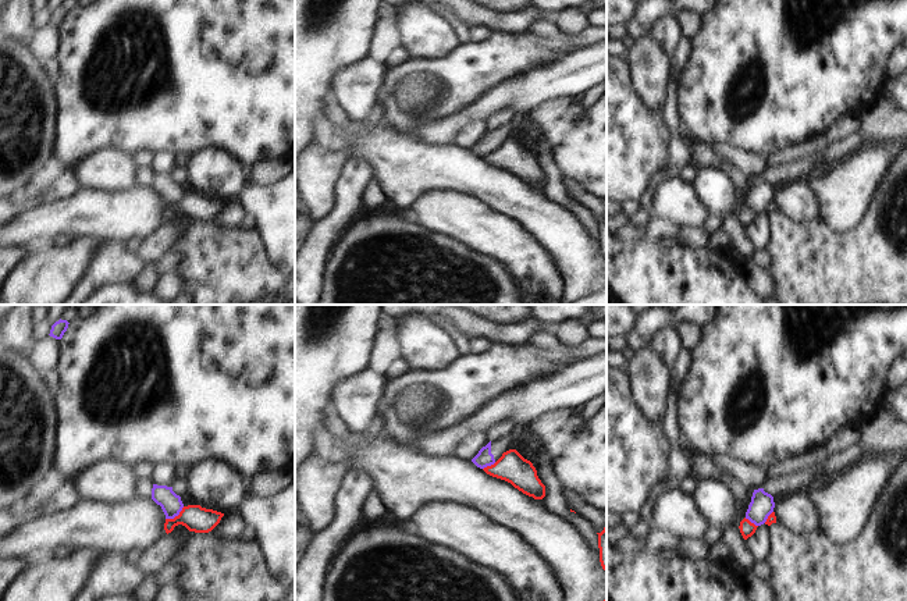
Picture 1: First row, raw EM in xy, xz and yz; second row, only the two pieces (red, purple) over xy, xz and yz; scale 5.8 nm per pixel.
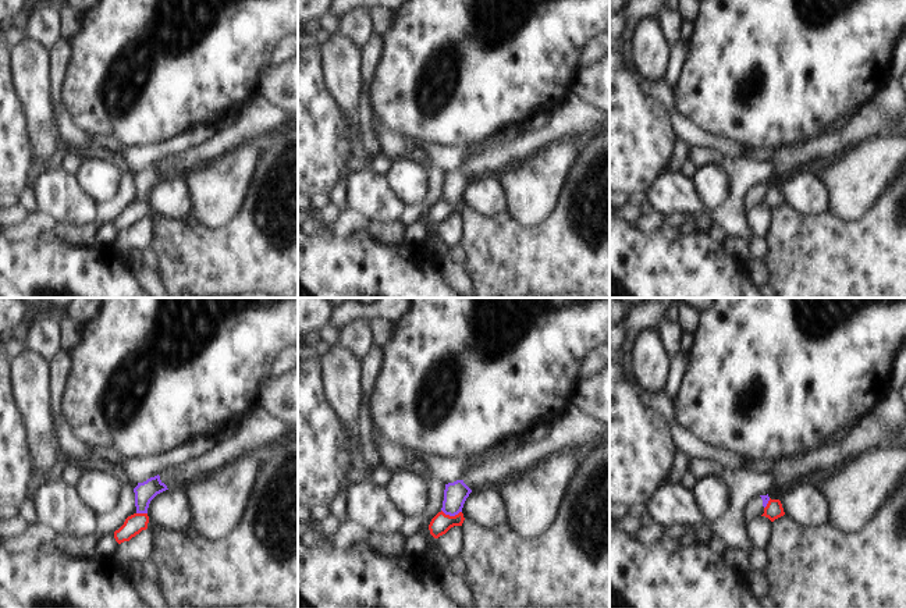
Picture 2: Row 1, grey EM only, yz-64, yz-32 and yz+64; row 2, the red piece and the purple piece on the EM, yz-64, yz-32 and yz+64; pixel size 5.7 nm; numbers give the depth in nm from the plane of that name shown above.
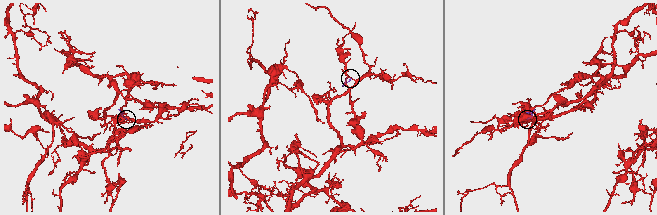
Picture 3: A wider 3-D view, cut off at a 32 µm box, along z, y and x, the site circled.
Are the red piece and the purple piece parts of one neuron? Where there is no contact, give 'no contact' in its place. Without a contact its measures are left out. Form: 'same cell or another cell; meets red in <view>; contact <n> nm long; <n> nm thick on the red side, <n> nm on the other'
another cell; meets red in xy; contact 130 nm long; 150 nm thick on the red side, 120 nm on the other

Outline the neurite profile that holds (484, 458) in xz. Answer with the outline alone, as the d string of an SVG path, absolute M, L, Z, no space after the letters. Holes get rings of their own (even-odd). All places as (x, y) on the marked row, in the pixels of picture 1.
M513 434L498 441L490 441L485 447L483 447L479 451L479 454L472 459L472 462L477 467L484 469L487 466L494 465L502 456L504 452L515 448L516 440Z

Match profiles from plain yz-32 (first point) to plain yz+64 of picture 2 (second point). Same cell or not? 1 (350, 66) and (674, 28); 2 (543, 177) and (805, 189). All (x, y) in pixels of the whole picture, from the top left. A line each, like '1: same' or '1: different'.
1: different
2: different

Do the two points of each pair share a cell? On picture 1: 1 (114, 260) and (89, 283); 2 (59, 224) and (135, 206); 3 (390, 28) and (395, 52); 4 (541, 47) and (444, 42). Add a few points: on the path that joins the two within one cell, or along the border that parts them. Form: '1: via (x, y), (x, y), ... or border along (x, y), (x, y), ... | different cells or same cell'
1: via (109, 266), (95, 280) | same cell
2: via (78, 217), (85, 214), (116, 214) | same cell
3: via (390, 34), (390, 46) | same cell
4: border along (461, 42), (451, 53), (430, 59) | different cells

